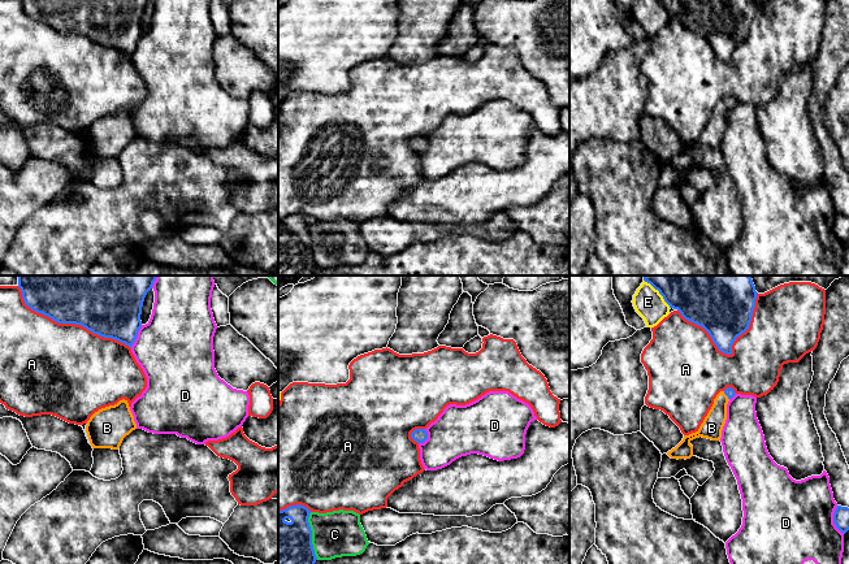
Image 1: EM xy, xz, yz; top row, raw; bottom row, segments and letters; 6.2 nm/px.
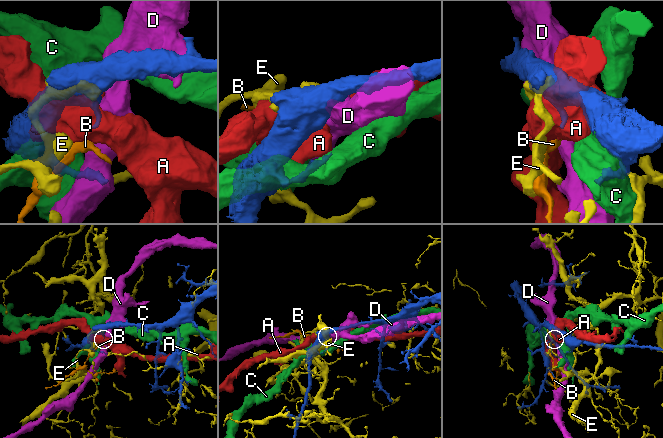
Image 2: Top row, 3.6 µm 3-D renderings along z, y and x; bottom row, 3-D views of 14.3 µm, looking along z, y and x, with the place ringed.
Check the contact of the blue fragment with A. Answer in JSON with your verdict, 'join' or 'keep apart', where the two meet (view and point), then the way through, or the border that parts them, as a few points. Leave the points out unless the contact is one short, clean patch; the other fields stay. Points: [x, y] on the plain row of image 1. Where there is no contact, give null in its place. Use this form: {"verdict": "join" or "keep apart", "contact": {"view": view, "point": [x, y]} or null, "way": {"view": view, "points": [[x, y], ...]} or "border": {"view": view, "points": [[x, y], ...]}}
{"verdict": "keep apart", "contact": {"view": "yz", "point": [731, 61]}}

